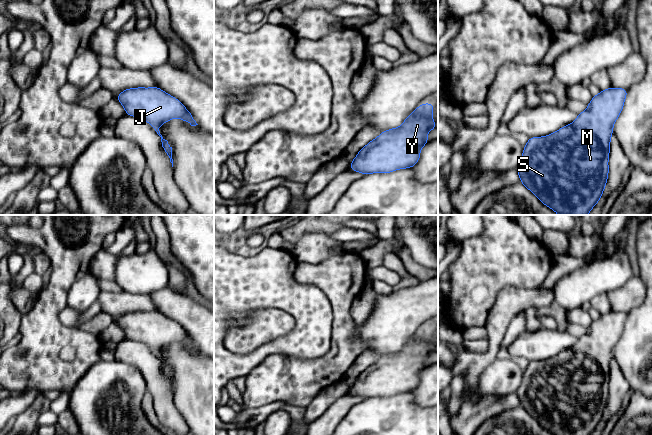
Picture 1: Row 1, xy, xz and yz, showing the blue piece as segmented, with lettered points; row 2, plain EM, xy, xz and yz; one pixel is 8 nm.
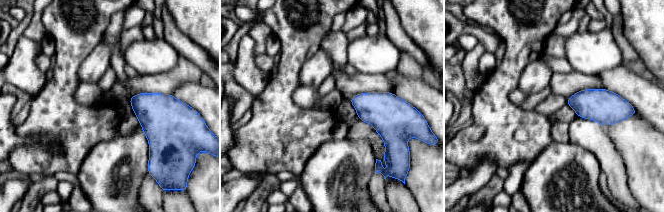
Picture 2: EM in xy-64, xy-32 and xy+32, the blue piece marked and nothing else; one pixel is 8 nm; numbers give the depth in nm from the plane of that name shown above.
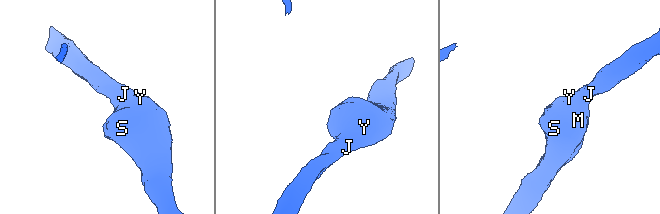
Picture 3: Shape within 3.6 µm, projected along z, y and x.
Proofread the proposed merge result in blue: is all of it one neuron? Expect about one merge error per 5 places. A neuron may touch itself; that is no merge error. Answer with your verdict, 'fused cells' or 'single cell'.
single cell

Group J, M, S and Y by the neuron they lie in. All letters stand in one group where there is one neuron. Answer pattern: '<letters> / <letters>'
J M S Y

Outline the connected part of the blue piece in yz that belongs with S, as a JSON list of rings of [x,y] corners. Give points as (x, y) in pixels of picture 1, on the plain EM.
[[[610,311],[593,320],[588,332],[577,343],[558,355],[544,361],[530,361],[523,372],[523,380],[516,394],[520,406],[534,417],[541,427],[553,435],[591,435],[600,424],[608,403],[608,383],[613,349],[624,330],[628,314]]]

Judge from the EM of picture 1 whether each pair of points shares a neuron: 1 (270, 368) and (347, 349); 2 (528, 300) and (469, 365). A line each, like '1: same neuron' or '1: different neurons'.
1: same neuron
2: same neuron

